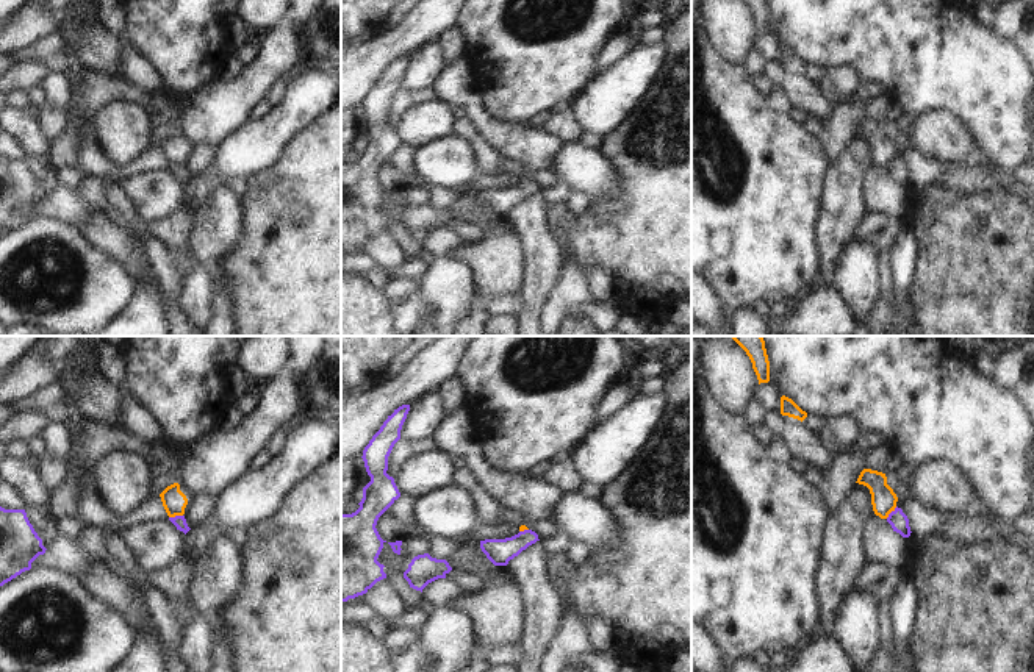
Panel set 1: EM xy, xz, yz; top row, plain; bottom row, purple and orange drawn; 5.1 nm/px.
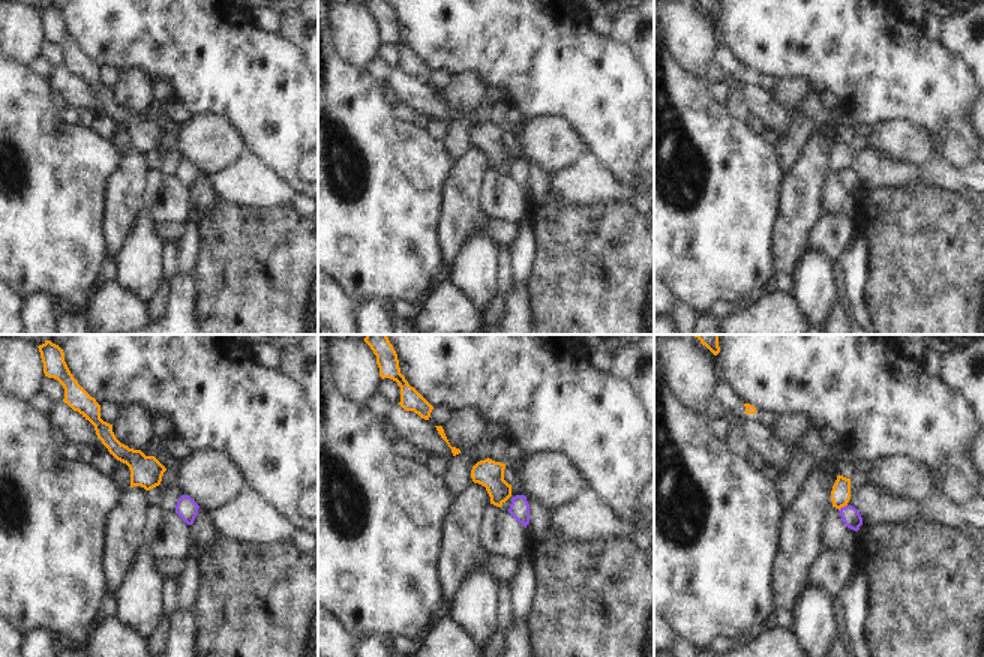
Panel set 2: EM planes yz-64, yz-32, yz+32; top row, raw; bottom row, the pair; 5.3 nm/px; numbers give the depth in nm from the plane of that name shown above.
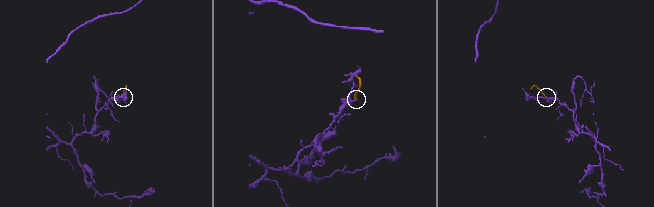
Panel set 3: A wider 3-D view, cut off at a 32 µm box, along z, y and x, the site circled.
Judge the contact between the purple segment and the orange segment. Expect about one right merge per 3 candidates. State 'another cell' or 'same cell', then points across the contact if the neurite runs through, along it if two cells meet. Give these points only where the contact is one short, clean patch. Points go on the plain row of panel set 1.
another cell; border xy (182, 164), (169, 168)

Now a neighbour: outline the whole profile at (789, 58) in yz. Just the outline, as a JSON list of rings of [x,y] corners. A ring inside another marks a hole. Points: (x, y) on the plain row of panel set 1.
[[[785,45],[781,47],[781,64],[798,69],[801,72],[807,67],[807,63],[802,61],[792,48]]]

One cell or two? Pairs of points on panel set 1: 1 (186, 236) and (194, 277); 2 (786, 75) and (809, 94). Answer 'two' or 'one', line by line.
1: one
2: one

